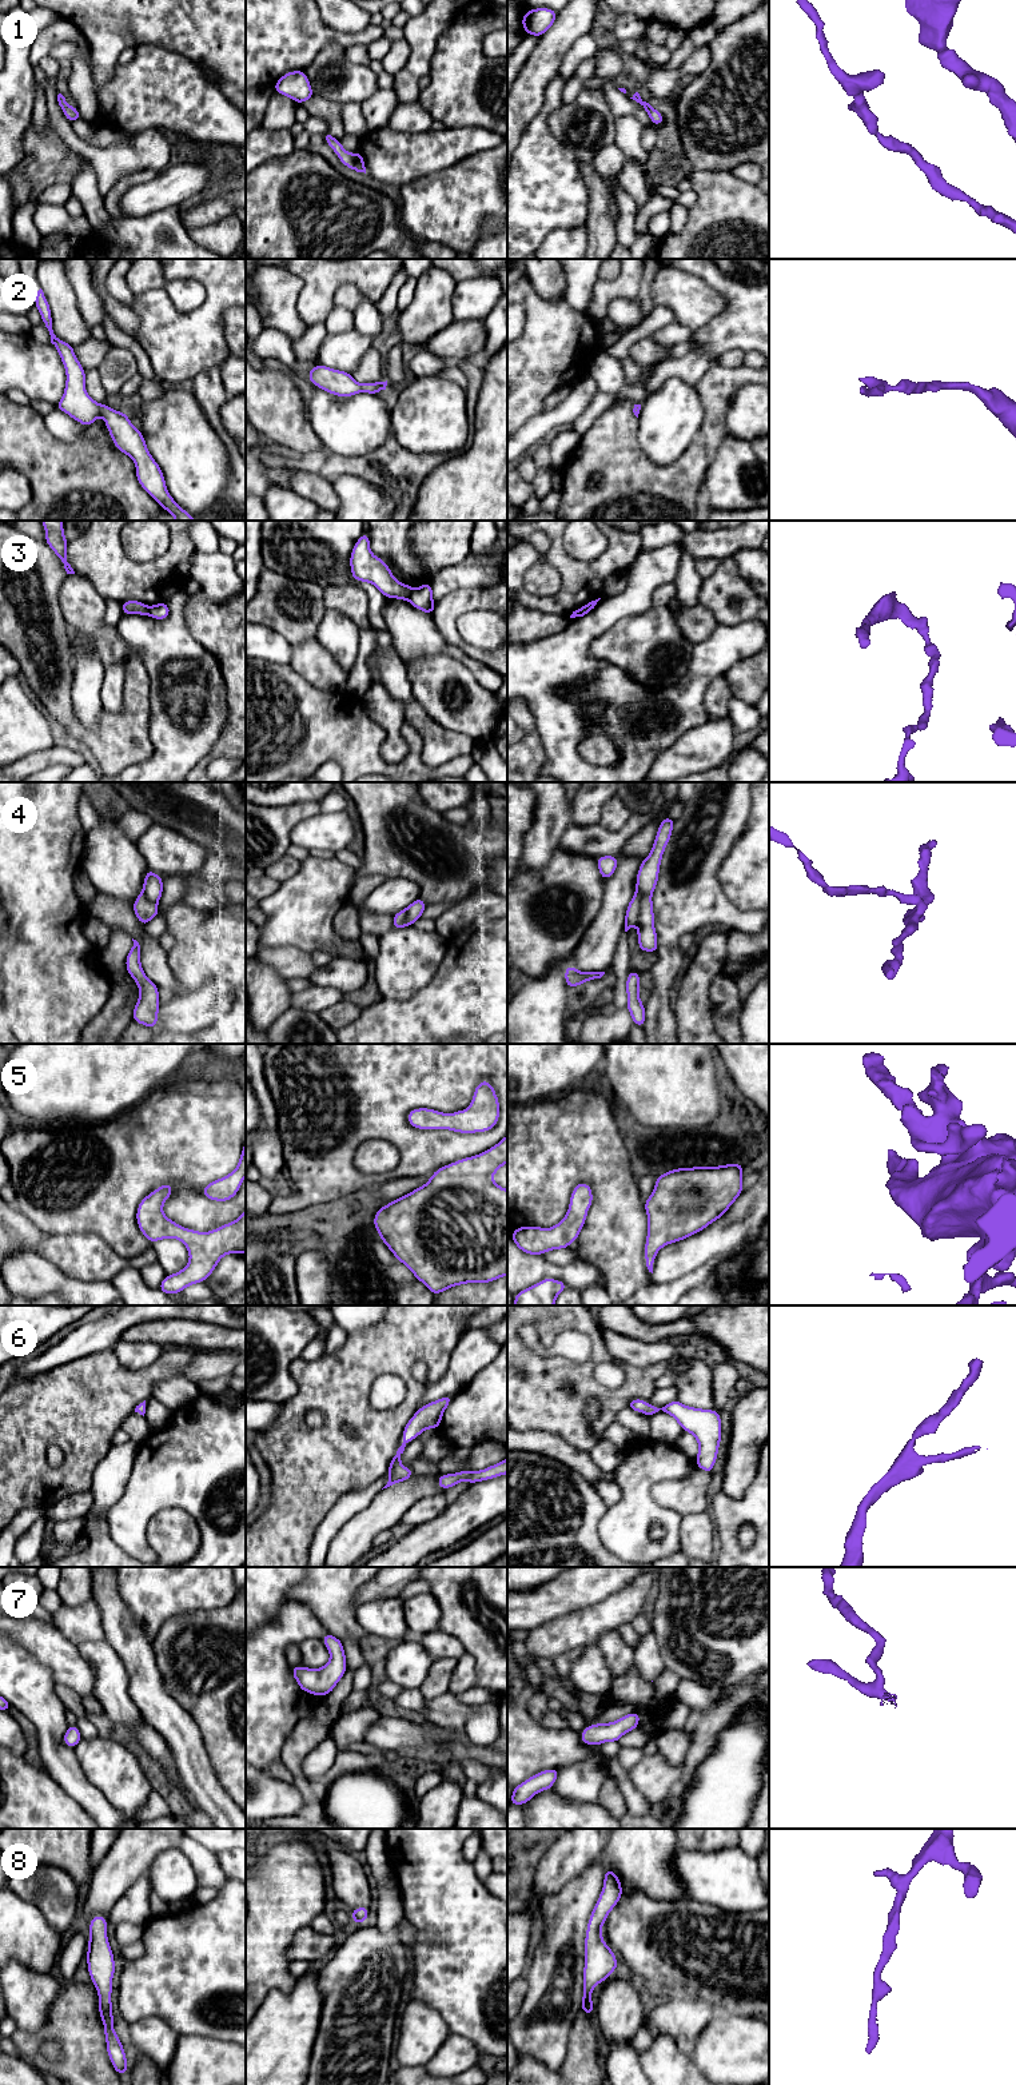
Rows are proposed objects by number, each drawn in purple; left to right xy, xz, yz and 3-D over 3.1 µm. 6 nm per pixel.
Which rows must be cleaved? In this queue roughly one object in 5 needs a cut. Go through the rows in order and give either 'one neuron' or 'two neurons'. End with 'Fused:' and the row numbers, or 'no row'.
1: one neuron
2: one neuron
3: two neurons
4: two neurons
5: one neuron
6: one neuron
7: one neuron
8: one neuron
Fused: 3, 4

